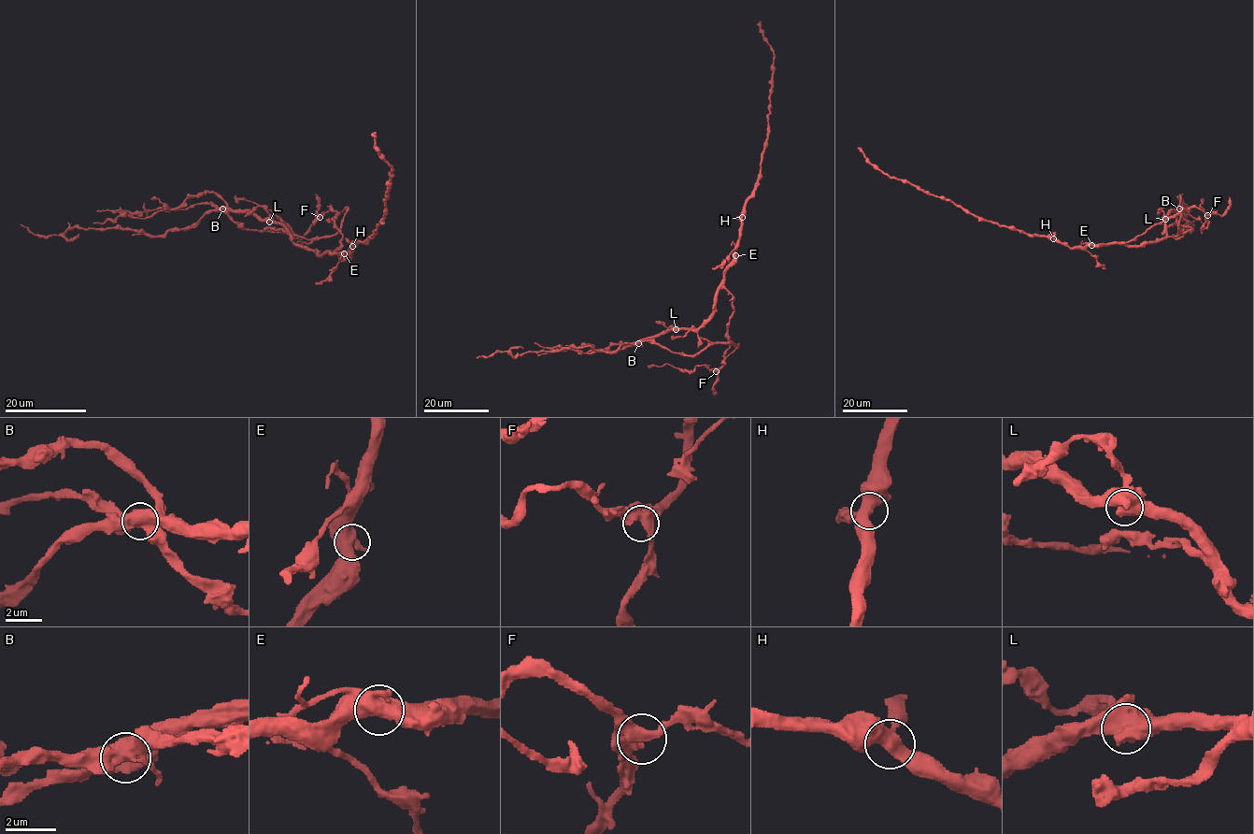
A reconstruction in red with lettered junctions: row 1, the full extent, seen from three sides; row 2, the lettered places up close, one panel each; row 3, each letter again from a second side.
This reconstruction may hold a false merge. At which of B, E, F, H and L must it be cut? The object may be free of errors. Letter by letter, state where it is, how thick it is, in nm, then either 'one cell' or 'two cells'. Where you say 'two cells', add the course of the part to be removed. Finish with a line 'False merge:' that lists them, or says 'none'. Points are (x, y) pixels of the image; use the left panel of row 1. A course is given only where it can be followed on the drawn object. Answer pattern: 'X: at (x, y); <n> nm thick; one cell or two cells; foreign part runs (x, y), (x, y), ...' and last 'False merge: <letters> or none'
B: at (222, 208); 550 nm thick; two cells; foreign part runs (222, 209), (244, 228), (295, 234), (311, 239), (331, 237), (339, 228), (346, 210), (331, 221), (328, 217)
E: at (344, 253); 550 nm thick; one cell
F: at (320, 217); 440 nm thick; one cell
H: at (352, 246); 460 nm thick; one cell
L: at (269, 222); 600 nm thick; one cell
False merge: B

